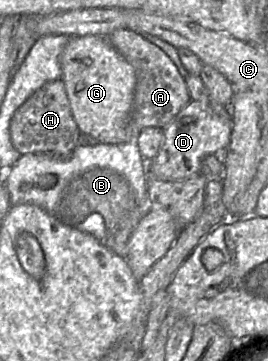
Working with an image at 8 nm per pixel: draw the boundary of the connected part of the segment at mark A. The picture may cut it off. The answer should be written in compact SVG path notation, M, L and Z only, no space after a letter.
M120 28L107 36L109 42L133 67L136 85L132 108L123 122L125 132L135 139L146 127L164 128L191 101L185 80L169 56L143 34Z

